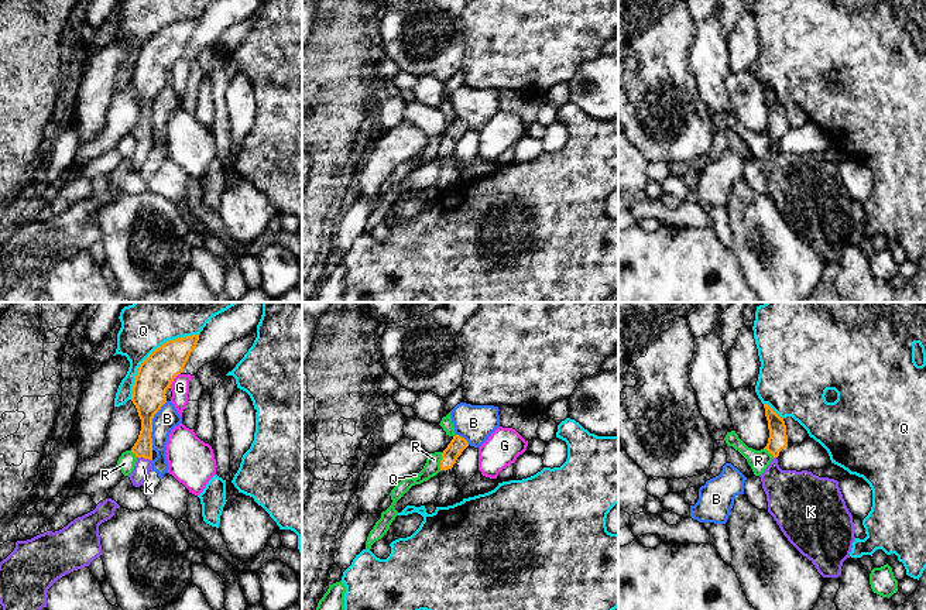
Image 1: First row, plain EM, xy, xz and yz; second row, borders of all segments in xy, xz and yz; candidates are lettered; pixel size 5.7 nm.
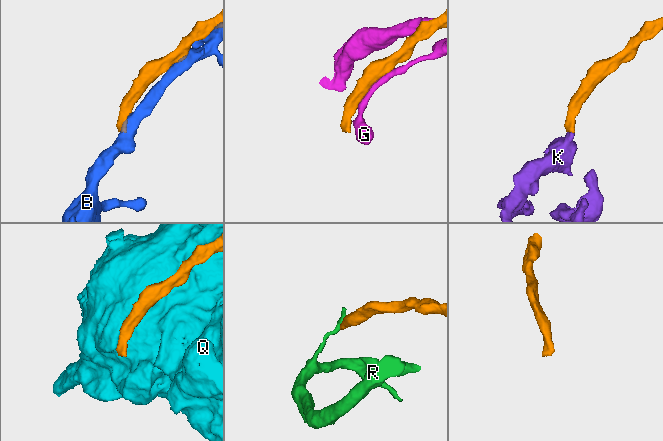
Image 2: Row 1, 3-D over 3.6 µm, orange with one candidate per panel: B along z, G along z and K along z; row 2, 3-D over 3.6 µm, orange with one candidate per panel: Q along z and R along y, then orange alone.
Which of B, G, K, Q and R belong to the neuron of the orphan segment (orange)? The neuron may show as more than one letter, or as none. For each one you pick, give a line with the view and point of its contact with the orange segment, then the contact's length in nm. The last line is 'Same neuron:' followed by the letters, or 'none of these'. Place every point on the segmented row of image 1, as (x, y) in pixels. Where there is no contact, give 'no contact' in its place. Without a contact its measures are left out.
K: meets orange in xy at (144, 458); contact 90 nm long
Same neuron: K

